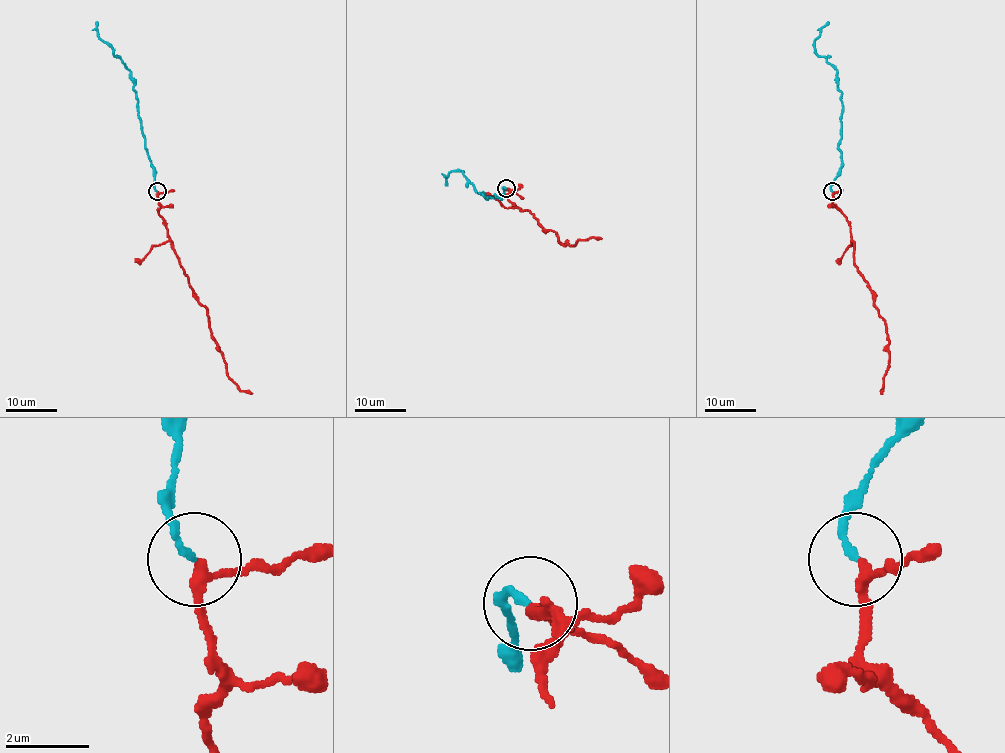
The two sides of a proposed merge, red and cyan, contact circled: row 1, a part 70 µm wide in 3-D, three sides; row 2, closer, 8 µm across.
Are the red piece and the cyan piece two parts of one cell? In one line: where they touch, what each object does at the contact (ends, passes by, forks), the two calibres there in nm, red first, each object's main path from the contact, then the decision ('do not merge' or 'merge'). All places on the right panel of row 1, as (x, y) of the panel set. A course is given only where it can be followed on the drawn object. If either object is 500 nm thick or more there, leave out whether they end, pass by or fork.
place (832, 191); red passes by; cyan ends; calibres 200 and 170 nm; course red (833, 191), (833, 203), (851, 230), (853, 263), (884, 321), (889, 355), (883, 394); course cyan (831, 191), (842, 163), (838, 148), (842, 92), (837, 71), (815, 48), (815, 40), (829, 22); merge

